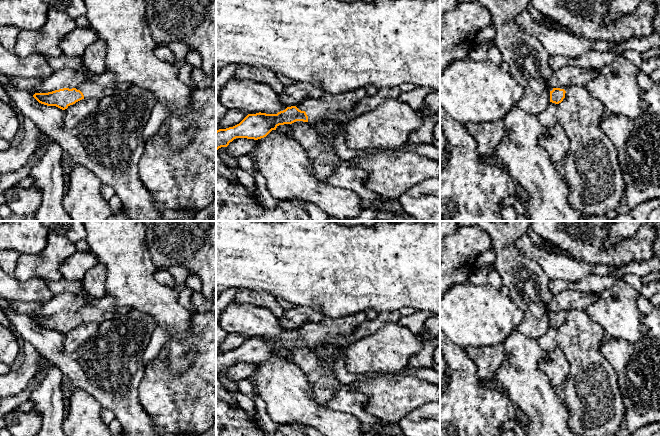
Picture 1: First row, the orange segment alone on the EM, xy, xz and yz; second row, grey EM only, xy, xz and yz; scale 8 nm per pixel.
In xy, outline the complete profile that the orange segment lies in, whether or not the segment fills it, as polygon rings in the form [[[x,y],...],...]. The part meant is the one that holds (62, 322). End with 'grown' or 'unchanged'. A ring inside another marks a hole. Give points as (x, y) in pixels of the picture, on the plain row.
[[[106,293],[101,298],[90,298],[88,304],[77,312],[63,312],[48,317],[35,317],[33,321],[41,328],[56,330],[62,334],[82,323],[110,320],[119,315],[114,298]]] | grown

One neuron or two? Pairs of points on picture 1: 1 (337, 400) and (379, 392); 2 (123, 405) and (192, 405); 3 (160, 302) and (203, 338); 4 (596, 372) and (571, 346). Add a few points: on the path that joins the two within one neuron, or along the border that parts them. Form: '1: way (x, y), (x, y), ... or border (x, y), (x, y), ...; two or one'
1: border (349, 384), (365, 396), (366, 409), (375, 416); two
2: border (140, 382), (139, 403), (153, 425); two
3: border (193, 315), (188, 338), (191, 346), (189, 351); two
4: way (590, 366), (577, 352); one

